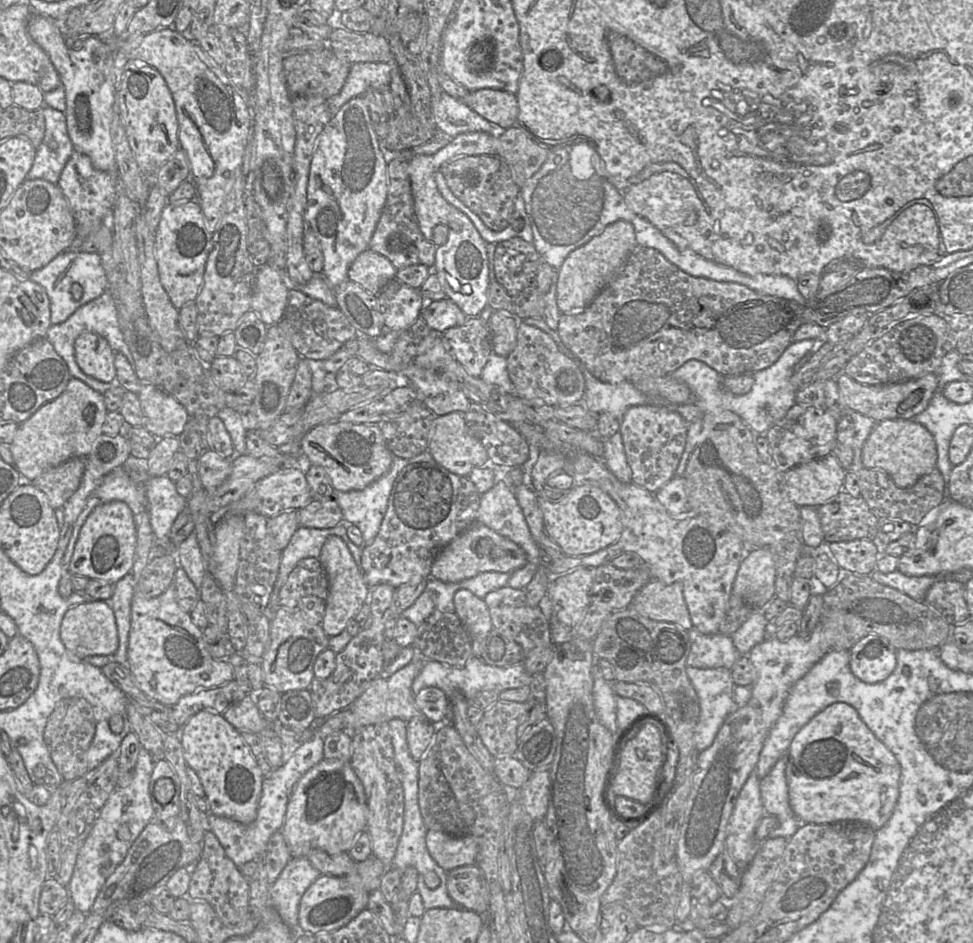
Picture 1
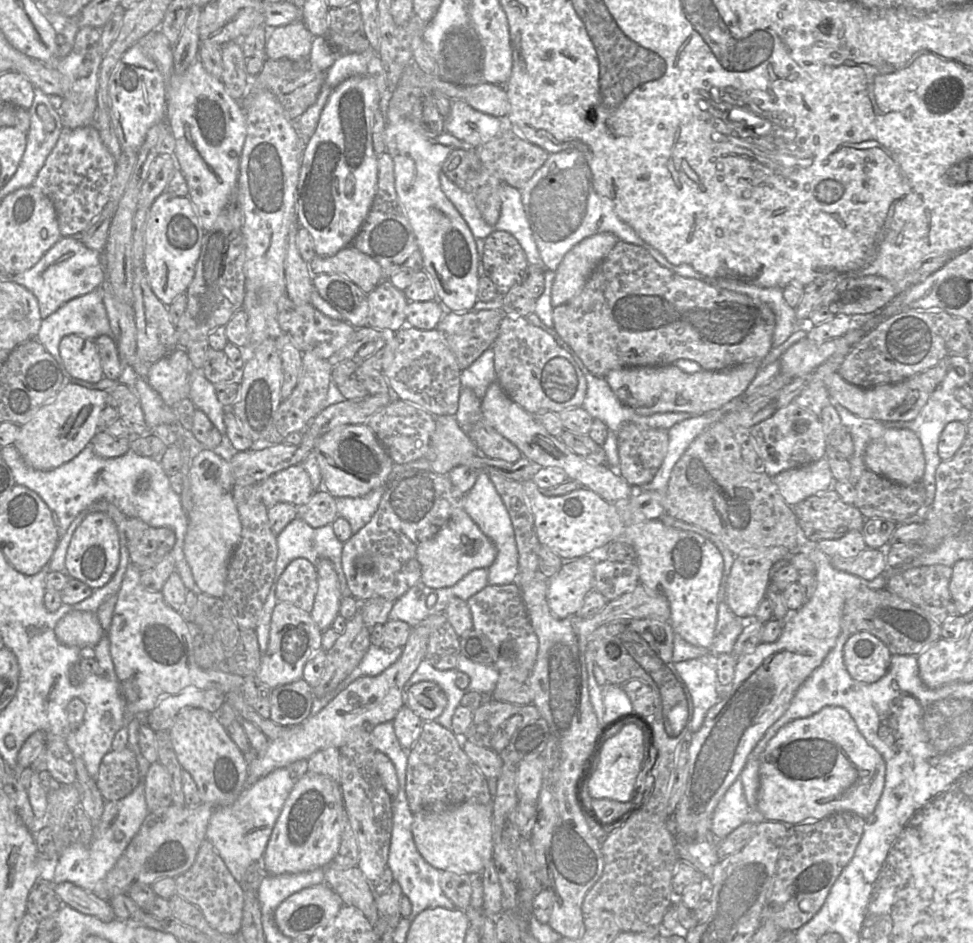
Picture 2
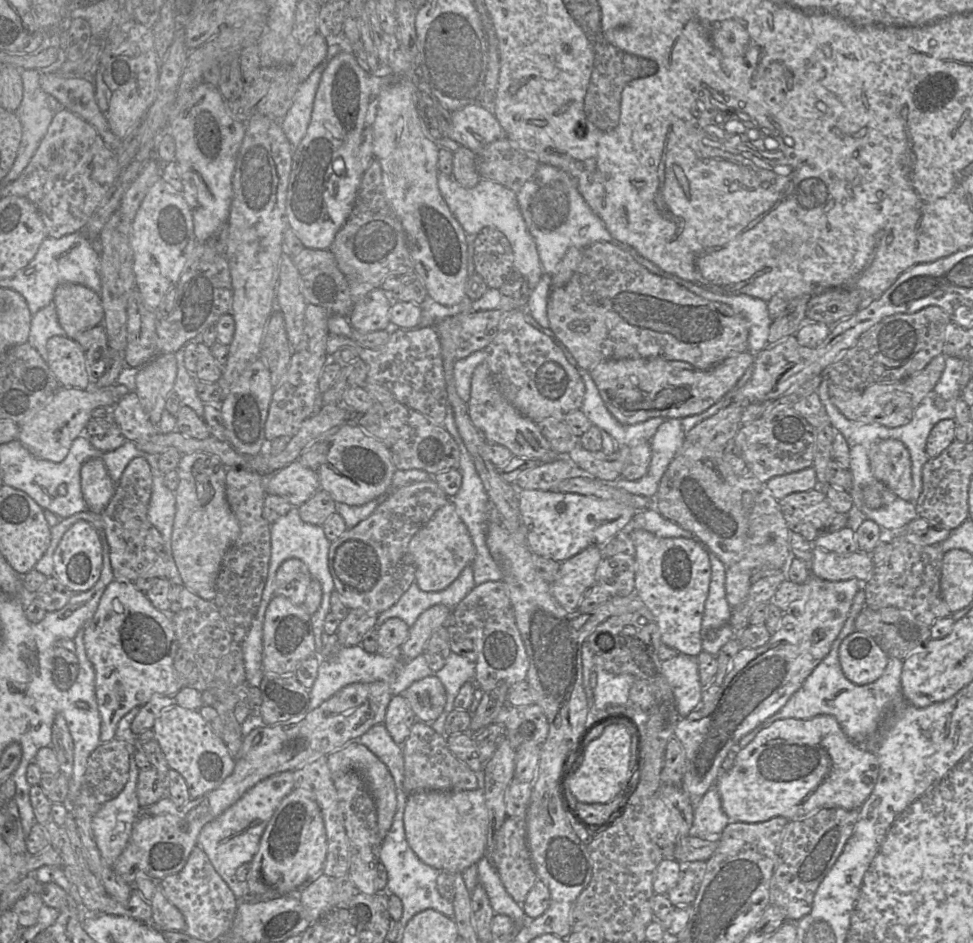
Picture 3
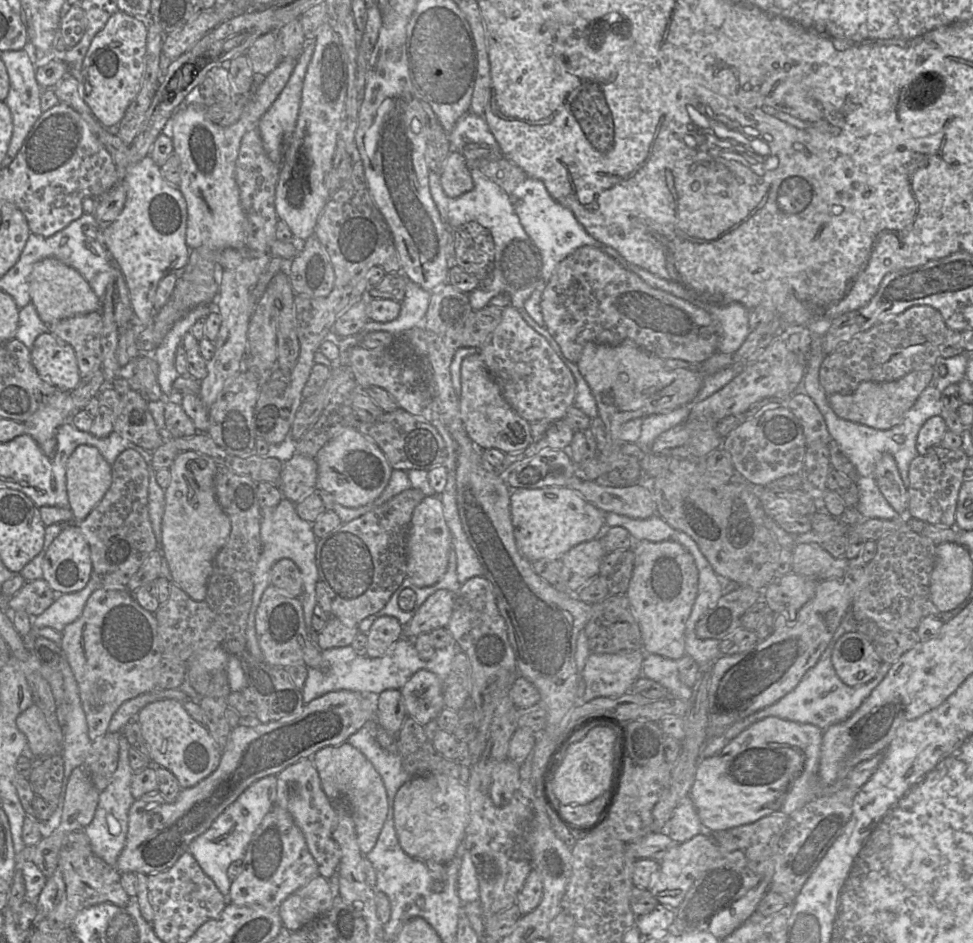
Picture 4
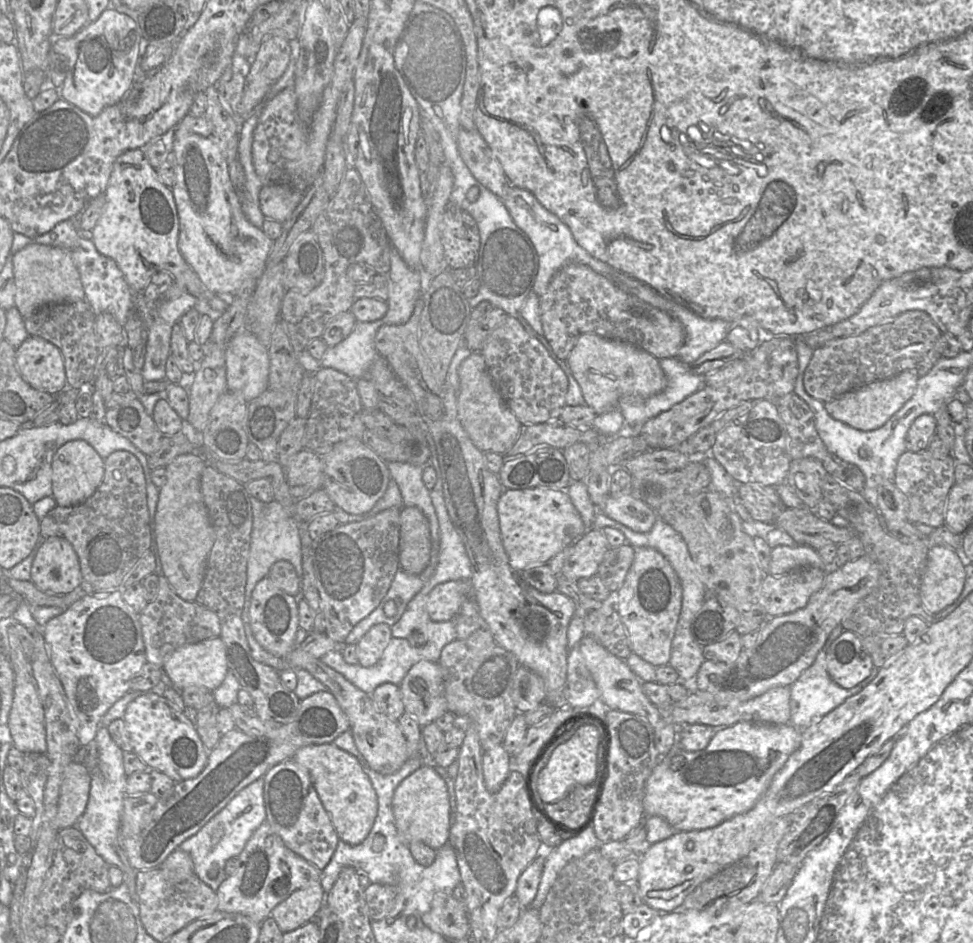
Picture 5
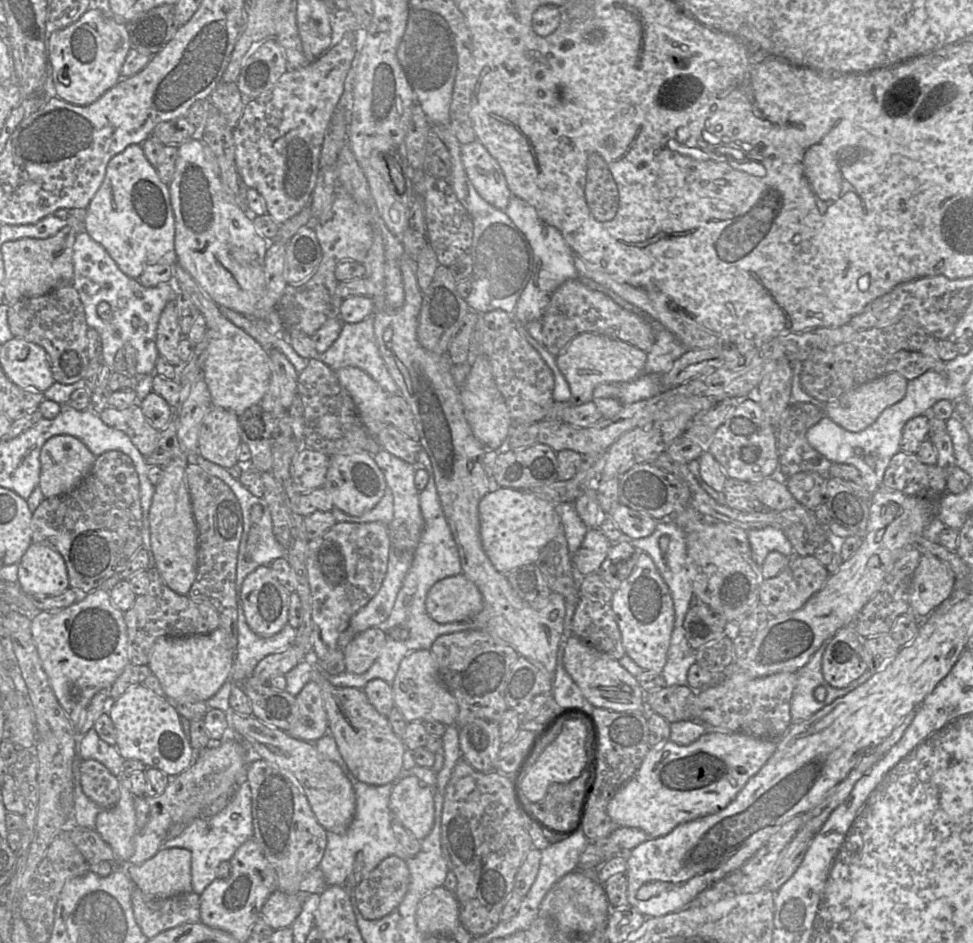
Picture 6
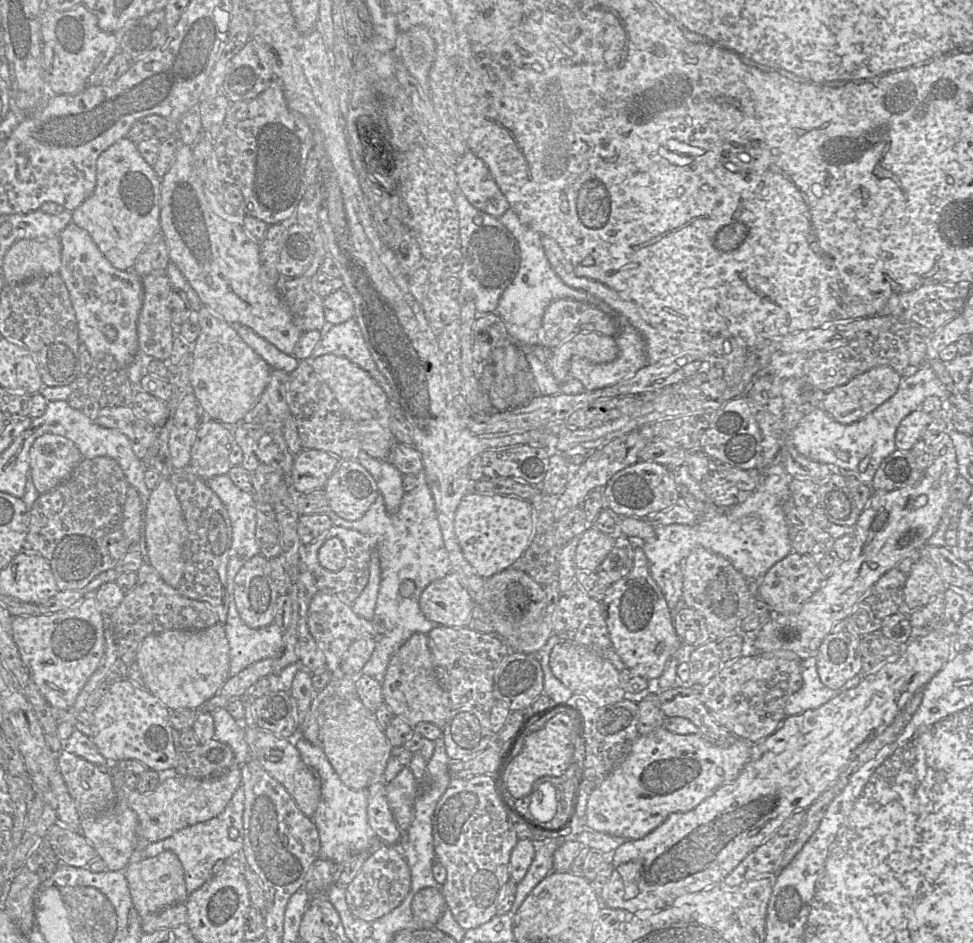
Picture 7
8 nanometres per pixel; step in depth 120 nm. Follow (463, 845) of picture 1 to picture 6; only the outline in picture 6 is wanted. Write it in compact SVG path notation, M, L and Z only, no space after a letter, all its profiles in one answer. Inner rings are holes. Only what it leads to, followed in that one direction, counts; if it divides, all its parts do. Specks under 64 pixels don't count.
M408 776L394 785L389 808L393 820L417 840L423 840L430 833L435 812L433 791L418 777Z

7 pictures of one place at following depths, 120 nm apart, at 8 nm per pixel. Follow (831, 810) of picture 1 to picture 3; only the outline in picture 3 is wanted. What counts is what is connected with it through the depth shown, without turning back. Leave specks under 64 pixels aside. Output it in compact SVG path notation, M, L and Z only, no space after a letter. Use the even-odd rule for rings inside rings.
M818 715L811 719L781 719L762 729L737 753L732 768L722 772L714 786L730 822L760 823L774 817L801 820L824 808L861 811L877 779L876 755L851 741L834 716Z

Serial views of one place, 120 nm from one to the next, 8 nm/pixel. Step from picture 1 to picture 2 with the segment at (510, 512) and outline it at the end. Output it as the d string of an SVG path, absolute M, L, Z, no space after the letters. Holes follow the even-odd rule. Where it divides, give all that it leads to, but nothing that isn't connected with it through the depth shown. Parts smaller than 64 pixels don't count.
M479 470L474 486L465 494L463 509L497 549L496 558L487 569L488 584L517 584L518 553L513 526L509 513L485 470Z

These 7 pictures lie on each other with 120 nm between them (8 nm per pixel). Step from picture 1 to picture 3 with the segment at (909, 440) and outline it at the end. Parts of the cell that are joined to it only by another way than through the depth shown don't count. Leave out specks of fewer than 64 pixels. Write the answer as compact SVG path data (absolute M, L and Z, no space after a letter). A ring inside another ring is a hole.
M886 439L869 452L872 472L878 481L903 500L910 500L913 478L908 448L898 439Z

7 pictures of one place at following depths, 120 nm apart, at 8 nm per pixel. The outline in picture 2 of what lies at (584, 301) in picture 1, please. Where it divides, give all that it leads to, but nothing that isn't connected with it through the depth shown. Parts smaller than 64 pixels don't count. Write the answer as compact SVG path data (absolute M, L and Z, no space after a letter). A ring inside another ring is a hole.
M610 232L587 237L573 246L555 271L551 290L551 305L557 307L575 297L597 265L619 241Z

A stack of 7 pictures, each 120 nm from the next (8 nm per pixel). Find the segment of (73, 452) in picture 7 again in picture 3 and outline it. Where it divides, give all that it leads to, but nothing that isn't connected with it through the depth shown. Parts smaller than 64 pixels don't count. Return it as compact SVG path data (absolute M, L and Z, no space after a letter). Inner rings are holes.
M91 458L81 467L81 491L88 511L102 513L111 500L115 484L101 458Z

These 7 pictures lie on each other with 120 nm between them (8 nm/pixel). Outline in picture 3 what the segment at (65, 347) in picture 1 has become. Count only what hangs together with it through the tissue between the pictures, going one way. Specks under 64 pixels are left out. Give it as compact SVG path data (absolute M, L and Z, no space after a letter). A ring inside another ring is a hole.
M50 303L32 316L27 343L32 345L46 361L46 344L53 336L66 336L66 333L59 324L55 305Z

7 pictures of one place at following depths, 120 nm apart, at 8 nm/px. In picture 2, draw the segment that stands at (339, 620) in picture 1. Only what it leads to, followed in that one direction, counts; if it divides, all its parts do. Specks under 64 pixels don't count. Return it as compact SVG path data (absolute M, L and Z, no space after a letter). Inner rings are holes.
M321 559L317 563L318 590L310 615L321 631L331 628L339 615L340 591L338 576L330 559Z

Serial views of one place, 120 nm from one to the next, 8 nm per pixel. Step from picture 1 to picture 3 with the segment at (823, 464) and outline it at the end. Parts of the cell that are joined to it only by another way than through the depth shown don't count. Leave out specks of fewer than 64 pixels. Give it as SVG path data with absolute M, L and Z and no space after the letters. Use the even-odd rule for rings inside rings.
M813 467L775 476L766 482L766 487L777 500L791 493L816 489L818 481Z

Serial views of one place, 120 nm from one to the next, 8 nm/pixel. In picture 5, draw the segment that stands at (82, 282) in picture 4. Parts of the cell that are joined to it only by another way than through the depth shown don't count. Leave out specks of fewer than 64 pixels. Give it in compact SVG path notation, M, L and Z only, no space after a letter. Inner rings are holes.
M30 243L13 256L12 263L16 287L15 307L24 319L48 304L74 303L85 300L79 272L66 249Z

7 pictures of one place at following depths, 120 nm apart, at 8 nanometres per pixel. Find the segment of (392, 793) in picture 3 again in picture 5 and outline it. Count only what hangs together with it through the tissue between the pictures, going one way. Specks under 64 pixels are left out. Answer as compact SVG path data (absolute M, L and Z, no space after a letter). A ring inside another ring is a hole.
M333 743L304 746L291 759L308 770L339 839L350 845L362 843L376 819L378 800L370 778L357 759Z

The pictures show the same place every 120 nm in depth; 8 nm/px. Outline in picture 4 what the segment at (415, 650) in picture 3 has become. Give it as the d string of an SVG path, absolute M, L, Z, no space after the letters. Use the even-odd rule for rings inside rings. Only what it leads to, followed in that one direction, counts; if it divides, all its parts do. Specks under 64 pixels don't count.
M440 589L430 595L404 626L403 637L412 641L423 633L447 627L455 607L457 594Z

